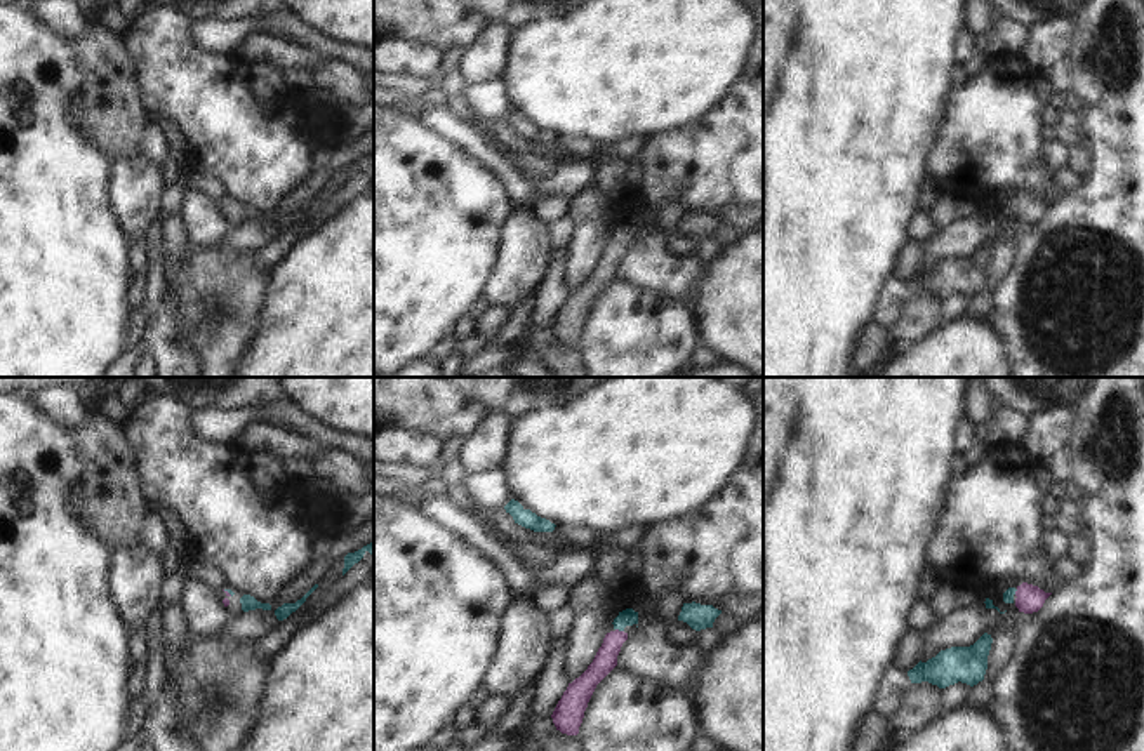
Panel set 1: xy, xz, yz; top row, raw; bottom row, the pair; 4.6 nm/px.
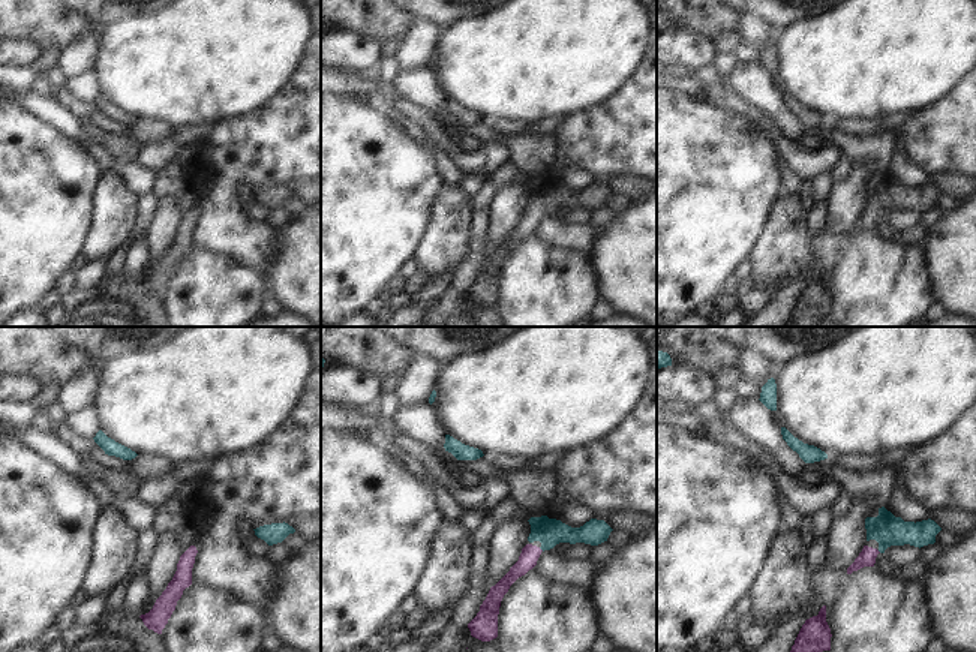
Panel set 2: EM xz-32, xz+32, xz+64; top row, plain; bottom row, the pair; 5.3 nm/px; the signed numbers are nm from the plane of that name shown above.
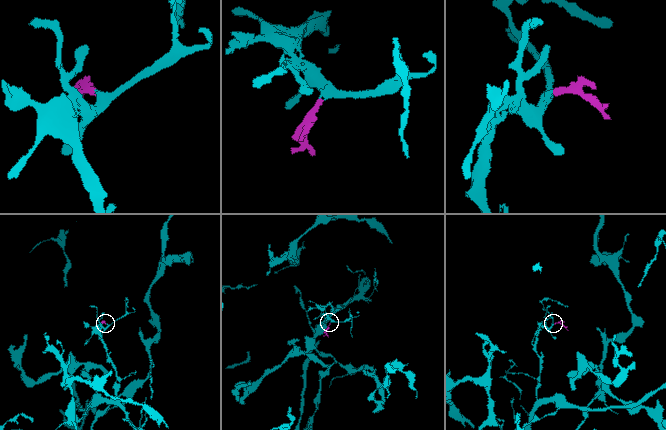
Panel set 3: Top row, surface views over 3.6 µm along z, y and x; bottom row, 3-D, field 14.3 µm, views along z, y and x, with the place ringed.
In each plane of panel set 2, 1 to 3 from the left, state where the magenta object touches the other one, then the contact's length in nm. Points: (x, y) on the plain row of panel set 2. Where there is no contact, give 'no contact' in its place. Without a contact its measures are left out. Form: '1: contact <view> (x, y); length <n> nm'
1: no contact
2: contact xz+32 (541, 213); length 40 nm
3: no contact

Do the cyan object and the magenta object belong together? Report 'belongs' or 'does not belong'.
belongs

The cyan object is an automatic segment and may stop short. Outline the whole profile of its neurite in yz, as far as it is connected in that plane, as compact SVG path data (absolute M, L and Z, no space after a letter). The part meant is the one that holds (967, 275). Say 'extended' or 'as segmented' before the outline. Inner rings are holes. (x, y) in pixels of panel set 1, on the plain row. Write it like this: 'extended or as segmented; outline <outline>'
as segmented; outline M984 243L970 257L951 257L941 261L927 273L920 271L908 282L908 287L911 294L928 292L939 299L946 299L958 292L974 297L984 290L991 254L991 245Z

